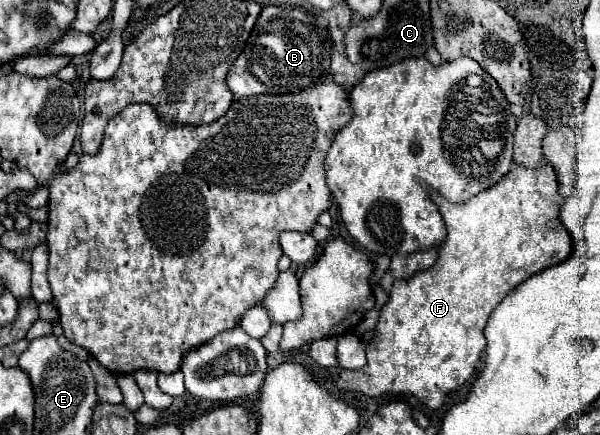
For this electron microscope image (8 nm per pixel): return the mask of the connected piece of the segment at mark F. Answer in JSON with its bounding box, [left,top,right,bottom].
[336,162,572,408]

